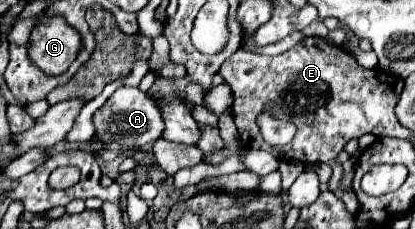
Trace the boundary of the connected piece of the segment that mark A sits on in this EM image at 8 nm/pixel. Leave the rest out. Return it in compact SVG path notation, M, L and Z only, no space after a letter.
M119 87L107 99L107 103L99 111L95 111L93 125L95 125L95 137L105 147L111 147L115 143L115 137L117 137L119 147L133 147L133 145L143 147L147 143L157 141L163 133L161 113L159 113L155 101L151 97L147 97L143 91L139 91L137 87Z

